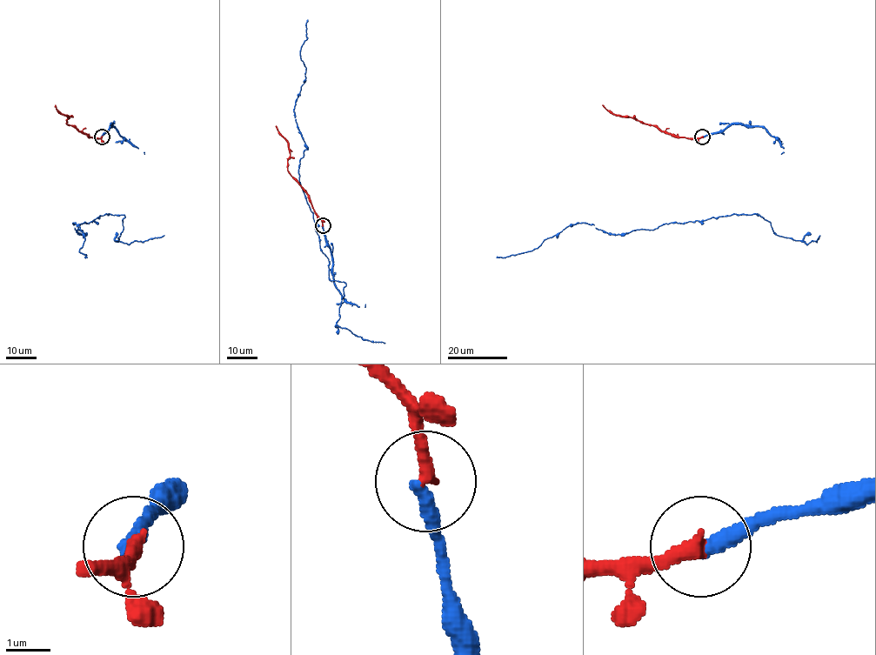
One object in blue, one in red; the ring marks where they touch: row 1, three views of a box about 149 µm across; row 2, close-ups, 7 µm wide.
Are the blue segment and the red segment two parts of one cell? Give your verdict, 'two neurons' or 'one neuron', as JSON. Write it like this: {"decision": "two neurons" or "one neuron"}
{"decision": "one neuron"}

